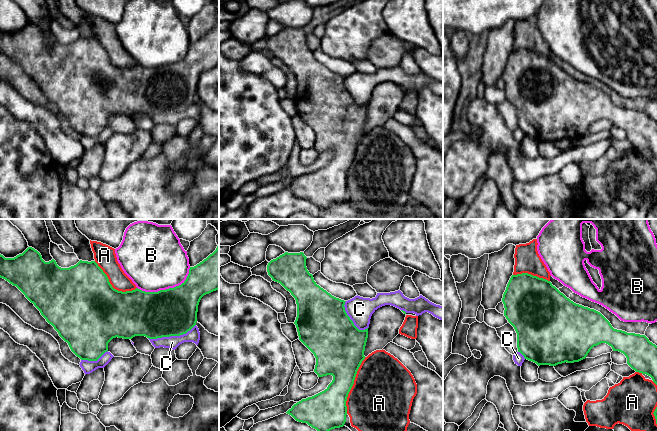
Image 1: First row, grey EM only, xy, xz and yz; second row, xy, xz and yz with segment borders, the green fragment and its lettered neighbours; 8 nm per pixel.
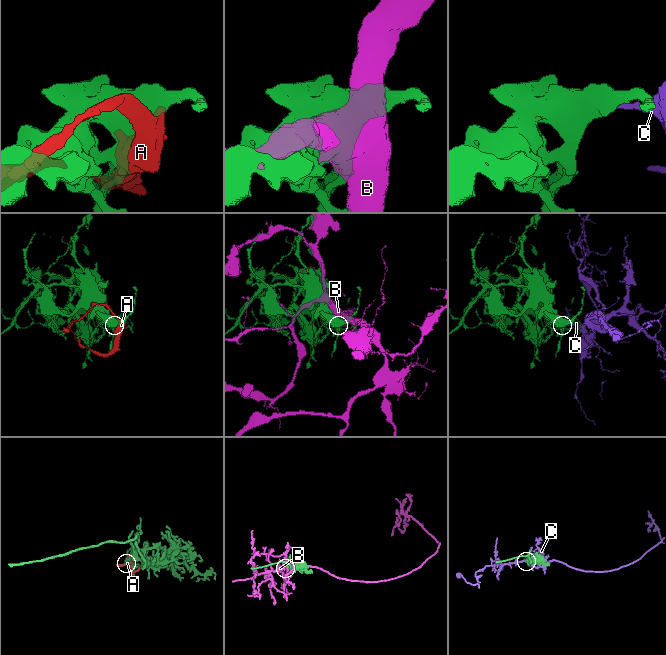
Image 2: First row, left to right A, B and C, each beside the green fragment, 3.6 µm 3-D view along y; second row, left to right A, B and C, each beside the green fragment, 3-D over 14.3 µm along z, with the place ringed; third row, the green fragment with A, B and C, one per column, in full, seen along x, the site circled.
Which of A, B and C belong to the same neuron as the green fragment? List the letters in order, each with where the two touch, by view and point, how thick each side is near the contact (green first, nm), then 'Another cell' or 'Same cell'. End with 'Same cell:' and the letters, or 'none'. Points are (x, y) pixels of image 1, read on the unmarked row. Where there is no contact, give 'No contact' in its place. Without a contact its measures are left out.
A: Touches green at xz (352, 161). Thickness 340 nm (green) against 500 nm. Another cell
B: Touches green at xy (167, 65). Thickness 380 nm (green) against 480 nm. Another cell
C: Touches green at xy (171, 111). Thickness 380 nm (green) against 110 nm. Another cell
Same cell: none

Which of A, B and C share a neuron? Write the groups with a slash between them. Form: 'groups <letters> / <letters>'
groups A / B / C

